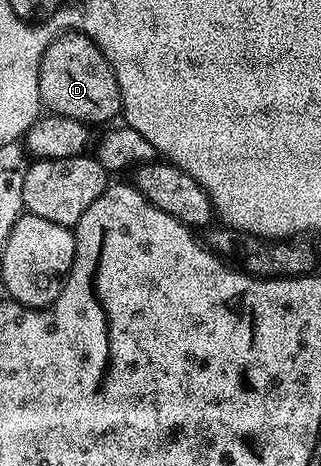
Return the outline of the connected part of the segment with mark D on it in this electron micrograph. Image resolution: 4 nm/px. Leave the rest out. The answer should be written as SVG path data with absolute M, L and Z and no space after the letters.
M80 29L69 31L66 35L58 34L47 45L39 65L39 97L42 108L46 112L71 117L86 125L94 125L93 123L105 125L116 120L113 119L116 115L118 118L122 114L119 81L115 81L115 73L111 69L107 57L103 57L103 53L95 45L95 41L88 39L85 32Z

